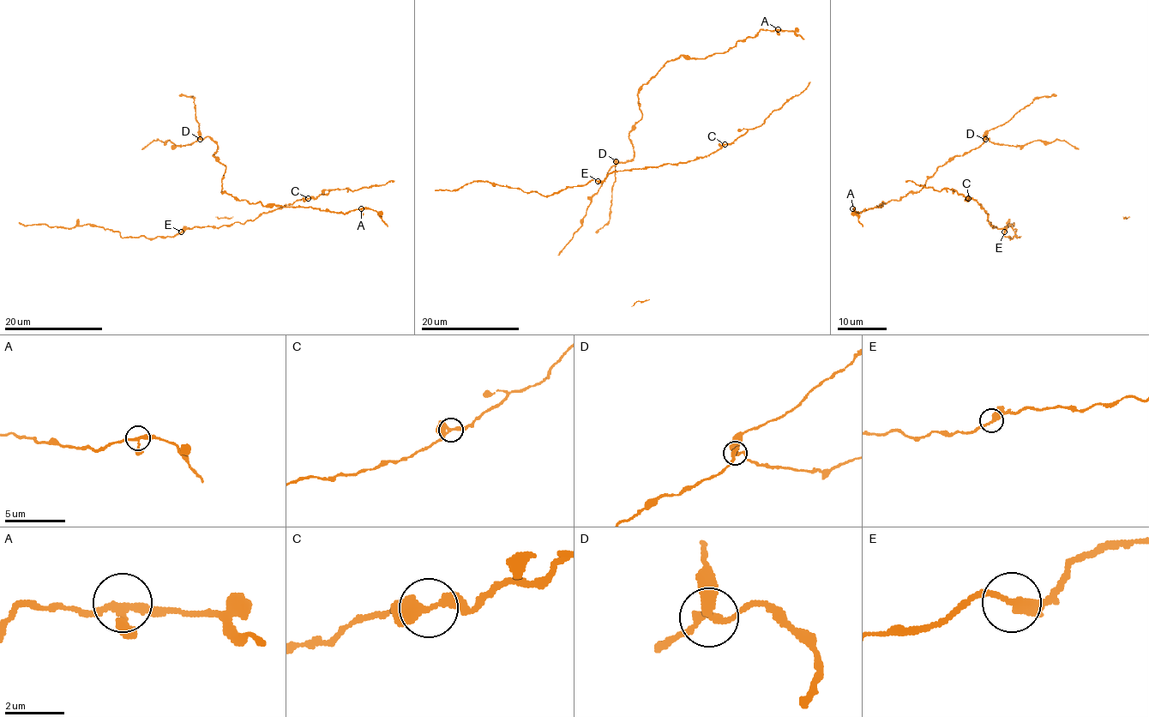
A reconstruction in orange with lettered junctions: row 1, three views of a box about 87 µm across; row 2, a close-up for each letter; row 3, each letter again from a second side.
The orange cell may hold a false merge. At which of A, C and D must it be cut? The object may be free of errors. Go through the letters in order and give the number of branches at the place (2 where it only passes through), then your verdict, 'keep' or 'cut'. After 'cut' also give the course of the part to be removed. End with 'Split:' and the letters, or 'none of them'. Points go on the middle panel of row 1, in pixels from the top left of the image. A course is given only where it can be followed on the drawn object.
A: 3 | keep
C: 3 | keep
D: 3 | keep
Split: none of them

